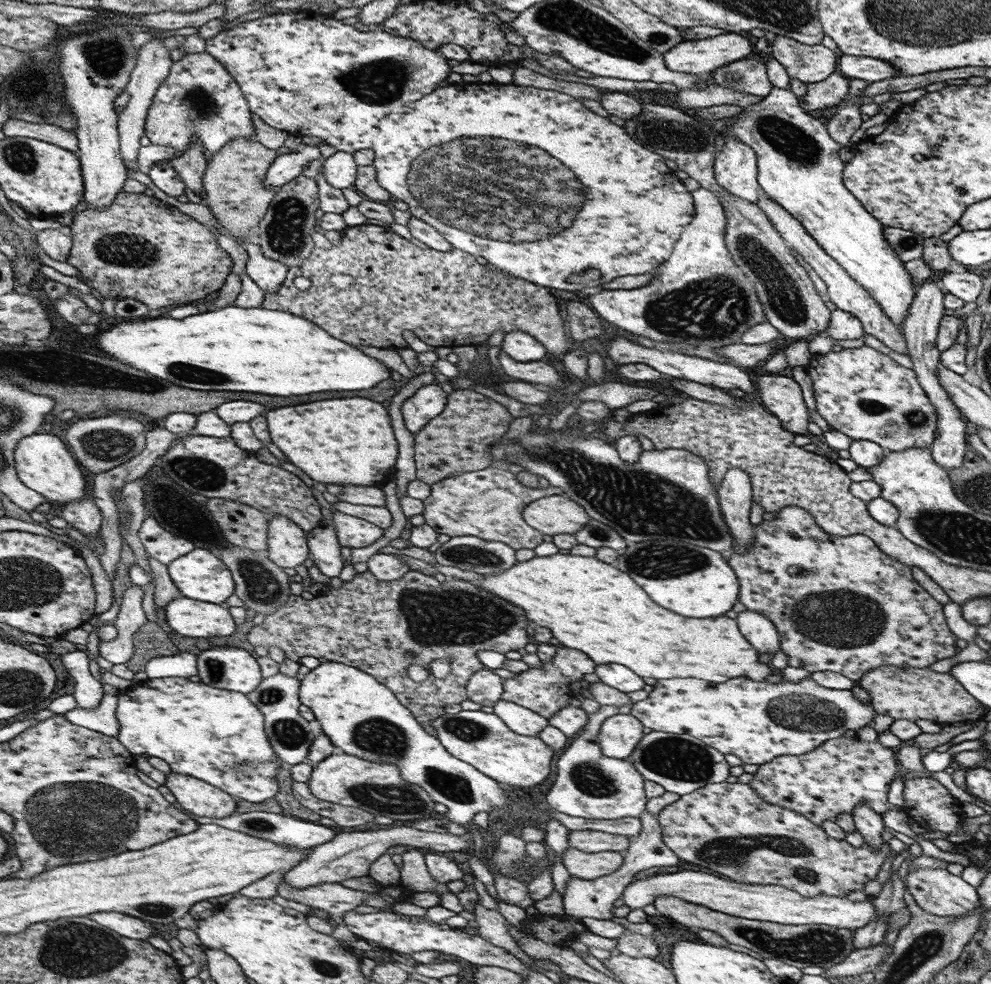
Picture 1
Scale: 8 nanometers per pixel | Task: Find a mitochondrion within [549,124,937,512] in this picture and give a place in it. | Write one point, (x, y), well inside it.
(712, 309)

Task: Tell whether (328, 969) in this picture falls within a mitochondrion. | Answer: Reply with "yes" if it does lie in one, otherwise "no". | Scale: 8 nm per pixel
yes

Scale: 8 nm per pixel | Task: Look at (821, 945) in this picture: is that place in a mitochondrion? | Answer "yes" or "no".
yes

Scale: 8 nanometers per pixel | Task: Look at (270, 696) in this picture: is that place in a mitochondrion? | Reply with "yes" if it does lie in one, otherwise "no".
yes

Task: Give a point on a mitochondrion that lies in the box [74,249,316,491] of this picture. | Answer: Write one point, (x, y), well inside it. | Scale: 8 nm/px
(104, 444)

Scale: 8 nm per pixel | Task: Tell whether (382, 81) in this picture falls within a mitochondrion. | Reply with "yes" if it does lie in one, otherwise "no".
yes

